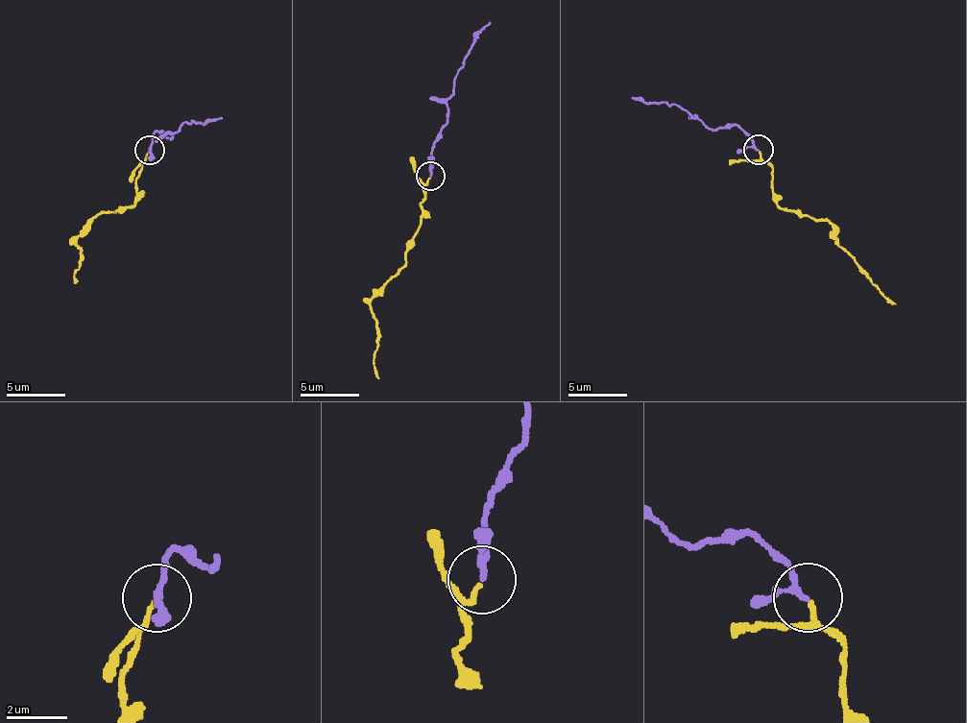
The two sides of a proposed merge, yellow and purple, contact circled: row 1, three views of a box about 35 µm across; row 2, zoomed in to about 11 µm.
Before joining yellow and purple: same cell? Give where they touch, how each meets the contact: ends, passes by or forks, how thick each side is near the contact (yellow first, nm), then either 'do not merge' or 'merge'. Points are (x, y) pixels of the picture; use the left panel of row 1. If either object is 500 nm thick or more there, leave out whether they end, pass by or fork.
(149, 150) | yellow ends | purple passes by | 130/170 nm | merge

